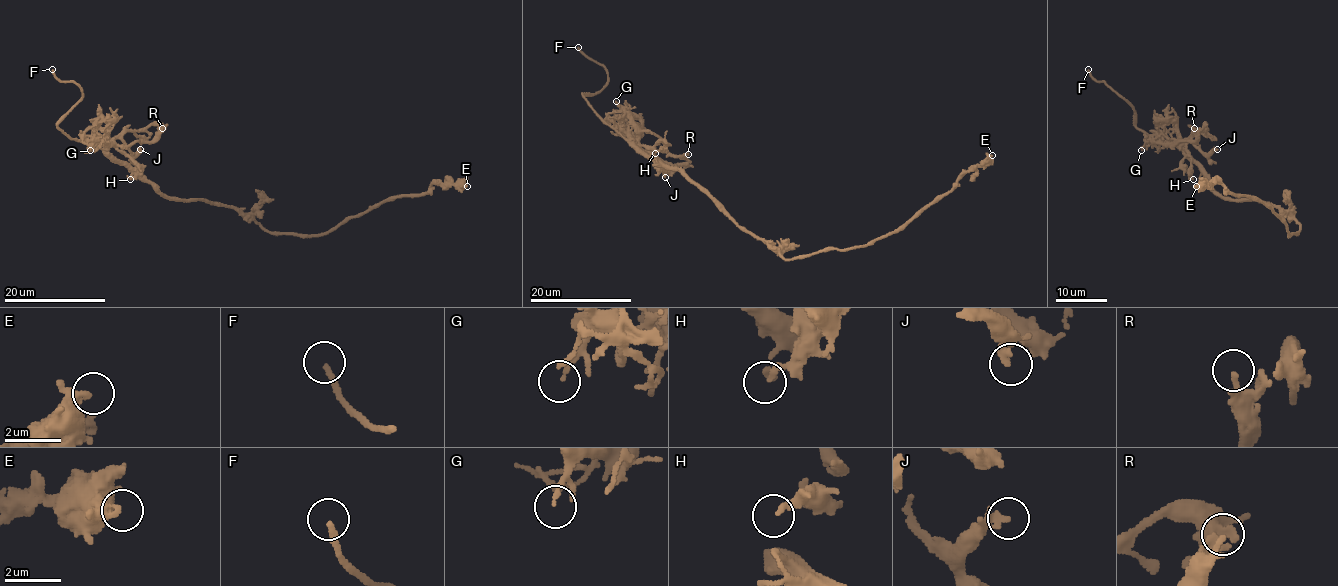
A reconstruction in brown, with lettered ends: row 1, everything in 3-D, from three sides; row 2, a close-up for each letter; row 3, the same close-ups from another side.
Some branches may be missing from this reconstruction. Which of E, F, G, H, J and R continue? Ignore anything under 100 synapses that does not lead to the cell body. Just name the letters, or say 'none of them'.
F

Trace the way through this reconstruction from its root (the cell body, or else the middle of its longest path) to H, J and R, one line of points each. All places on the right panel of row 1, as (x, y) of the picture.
H: (1265, 204), (1255, 200), (1222, 199), (1204, 172), (1184, 152), (1185, 144), (1193, 179)
J: (1265, 204), (1255, 200), (1222, 199), (1204, 172), (1184, 152), (1184, 144), (1191, 138), (1204, 153), (1217, 149)
R: (1265, 204), (1225, 200), (1213, 190), (1204, 172), (1184, 152), (1184, 144), (1204, 125), (1198, 131), (1194, 128)

